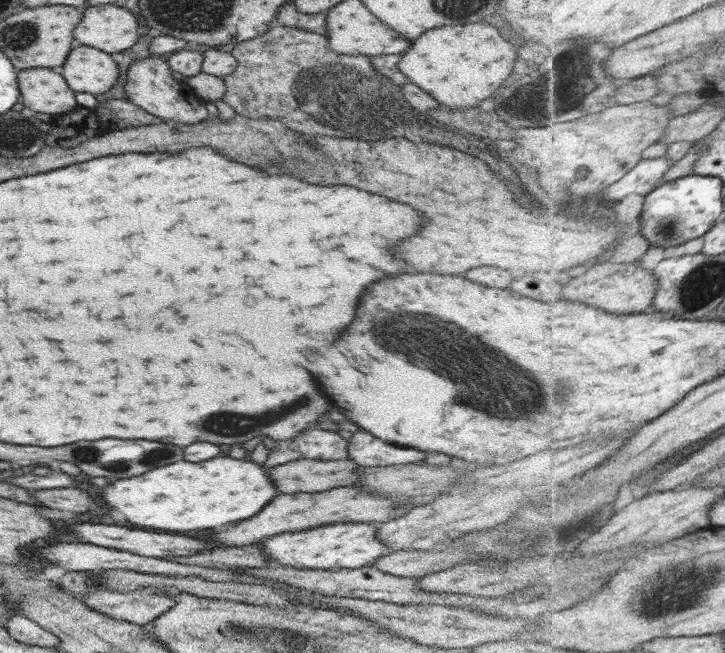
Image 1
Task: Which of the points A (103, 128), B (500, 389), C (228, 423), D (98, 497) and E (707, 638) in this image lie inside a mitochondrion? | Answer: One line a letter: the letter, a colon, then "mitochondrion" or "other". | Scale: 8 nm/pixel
A: other
B: mitochondrion
C: mitochondrion
D: other
E: other

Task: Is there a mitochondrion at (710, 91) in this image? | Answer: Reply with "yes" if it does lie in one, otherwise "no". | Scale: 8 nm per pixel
no

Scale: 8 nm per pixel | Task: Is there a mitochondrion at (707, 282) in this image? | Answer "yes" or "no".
yes

